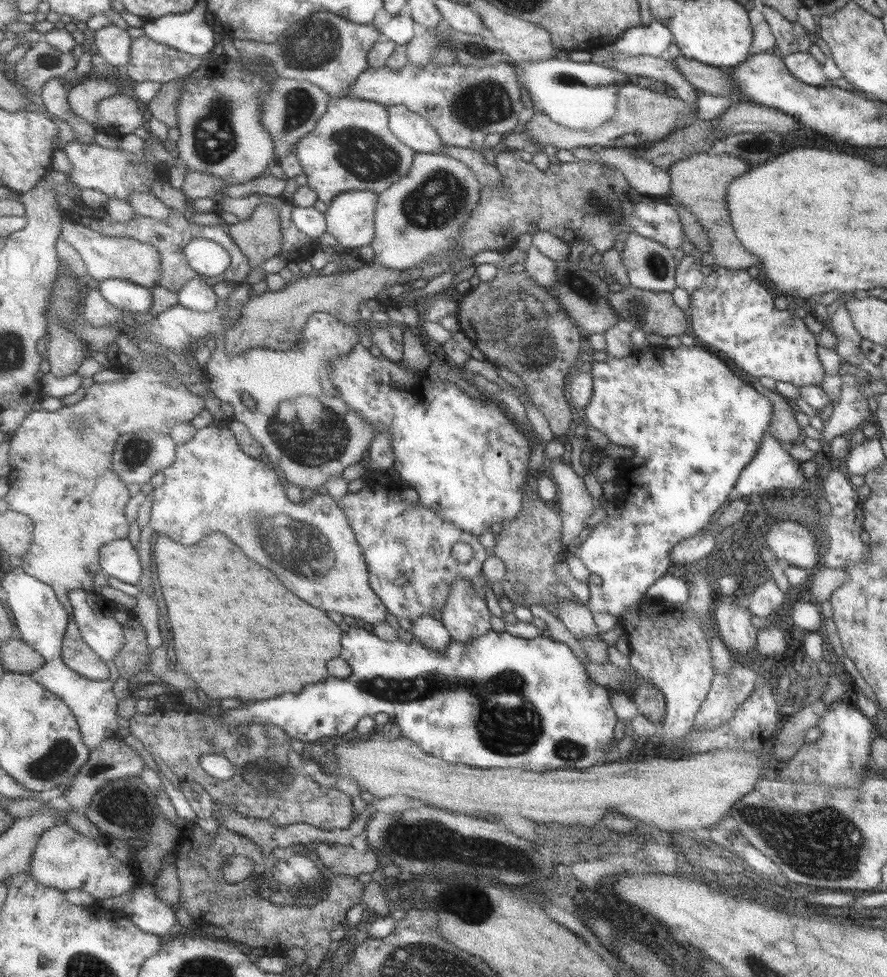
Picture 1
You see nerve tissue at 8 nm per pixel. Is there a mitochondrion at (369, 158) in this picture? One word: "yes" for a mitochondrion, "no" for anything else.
yes

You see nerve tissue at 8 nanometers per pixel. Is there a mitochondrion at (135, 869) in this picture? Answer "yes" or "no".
no

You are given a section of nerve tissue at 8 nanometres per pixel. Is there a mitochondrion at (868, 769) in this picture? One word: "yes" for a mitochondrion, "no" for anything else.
no

